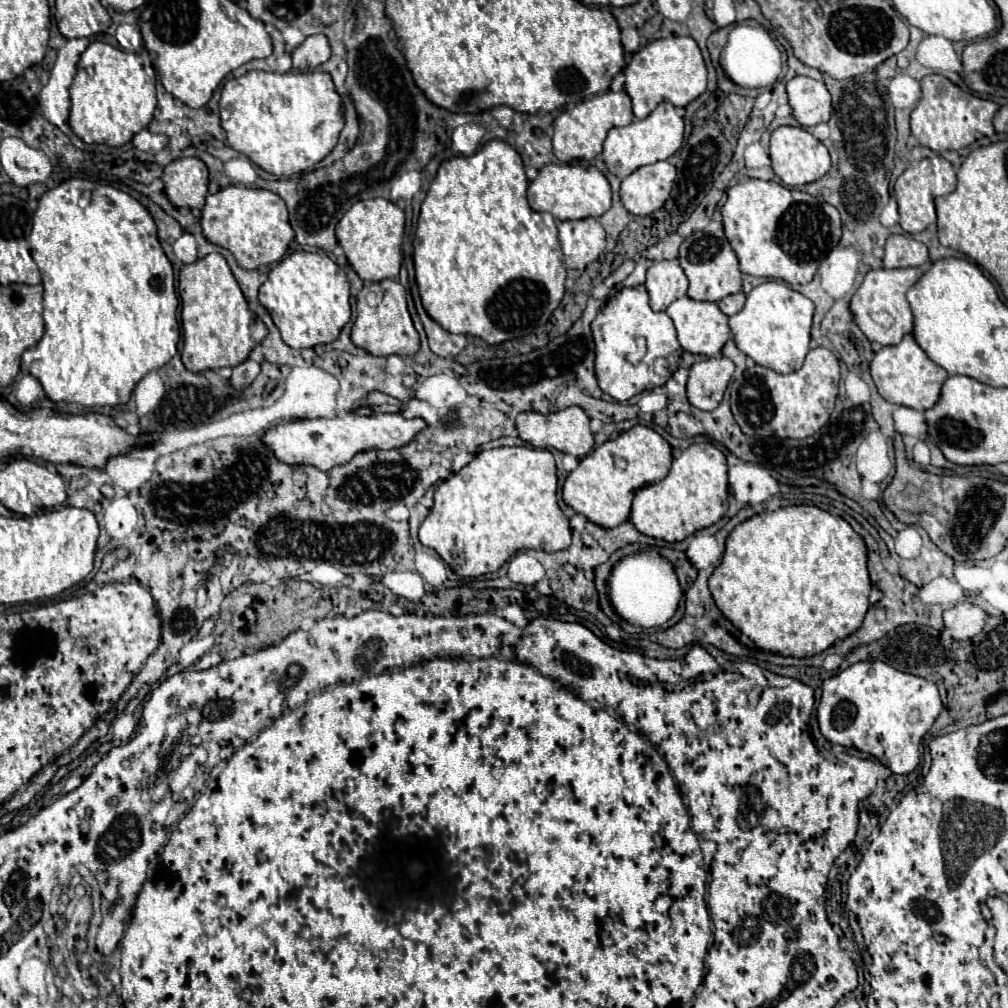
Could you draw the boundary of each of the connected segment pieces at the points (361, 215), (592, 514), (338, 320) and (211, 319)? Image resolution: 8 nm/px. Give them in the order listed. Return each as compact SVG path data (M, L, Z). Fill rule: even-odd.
M384 198L356 202L336 226L338 244L344 248L344 254L350 262L350 266L356 270L356 274L364 282L380 282L384 278L398 280L398 270L400 270L400 264L402 264L402 236L404 236L404 212L394 202L384 200Z
M634 426L622 432L616 440L608 440L592 454L584 456L574 472L568 474L562 486L562 498L578 514L590 518L590 522L606 528L620 526L630 518L630 506L634 492L646 484L666 478L672 466L672 446L652 428Z
M294 252L278 262L268 280L260 286L258 300L278 326L282 340L290 348L312 348L316 344L334 342L340 336L342 326L350 320L350 282L340 266L336 266L324 252Z
M208 254L192 264L182 266L178 276L178 294L182 300L182 328L184 328L184 350L182 362L190 372L214 370L222 366L238 366L256 346L250 324L252 312L248 302L232 276L222 254Z

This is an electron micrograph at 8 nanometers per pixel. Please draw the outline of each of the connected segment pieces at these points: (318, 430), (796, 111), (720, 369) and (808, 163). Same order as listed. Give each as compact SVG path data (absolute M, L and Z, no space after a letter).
M346 414L336 418L314 418L314 420L294 420L280 422L264 434L266 446L274 450L274 456L286 464L312 464L320 470L330 470L332 466L346 464L354 454L372 450L372 448L398 448L412 440L412 436L424 428L424 420L412 418L406 420L400 414L380 414L370 416Z
M796 76L786 84L786 90L792 114L802 126L810 128L830 120L832 102L830 102L830 92L826 90L826 84L822 80Z
M708 358L692 364L686 385L690 404L700 410L714 410L732 378L734 362L730 358Z
M780 126L778 130L774 130L770 138L770 158L774 172L782 178L786 186L802 186L808 182L816 182L830 170L830 154L826 146L816 140L806 128Z

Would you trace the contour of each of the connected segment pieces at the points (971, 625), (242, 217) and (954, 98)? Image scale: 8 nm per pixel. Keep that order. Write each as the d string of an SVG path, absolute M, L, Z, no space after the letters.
M970 602L956 604L944 612L944 626L950 630L954 640L968 640L982 632L988 614Z
M226 186L218 194L208 194L202 208L202 230L212 244L228 248L236 262L246 270L278 262L294 240L284 200L270 190L246 186Z
M928 74L920 80L920 84L922 84L922 98L910 114L910 128L922 146L934 152L960 150L976 142L980 136L994 134L992 120L1000 108L996 102L974 98L970 92L964 92L960 86L956 86L952 80L940 74Z

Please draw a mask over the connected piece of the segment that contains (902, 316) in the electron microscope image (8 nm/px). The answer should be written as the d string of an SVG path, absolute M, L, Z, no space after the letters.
M880 268L880 270L870 270L866 274L862 286L850 300L850 310L856 318L856 324L870 342L878 342L882 346L894 346L914 330L914 314L906 300L906 292L922 278L922 274L924 272L920 268L896 268L896 270Z

